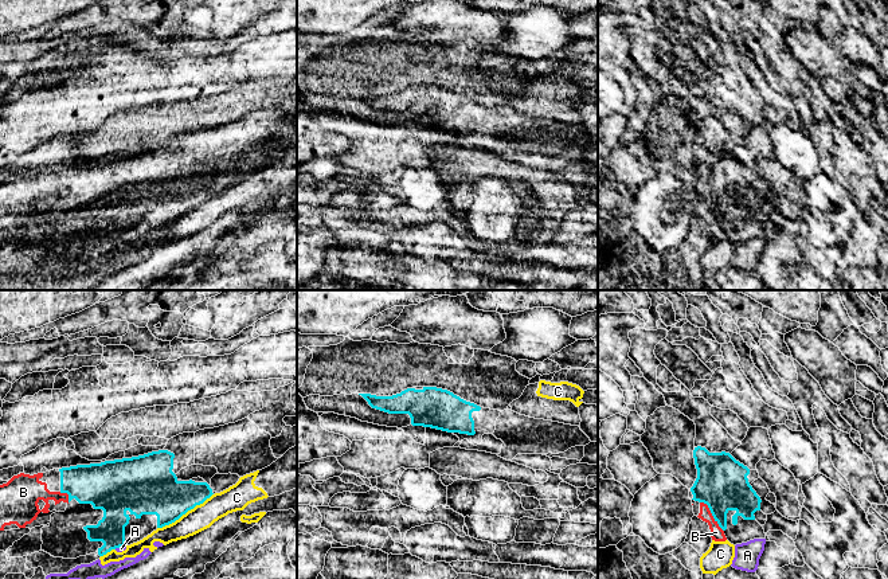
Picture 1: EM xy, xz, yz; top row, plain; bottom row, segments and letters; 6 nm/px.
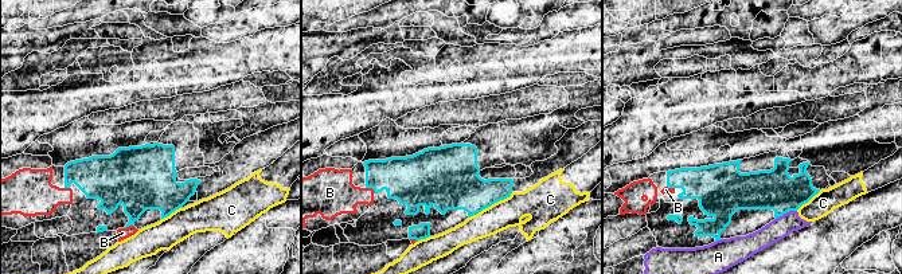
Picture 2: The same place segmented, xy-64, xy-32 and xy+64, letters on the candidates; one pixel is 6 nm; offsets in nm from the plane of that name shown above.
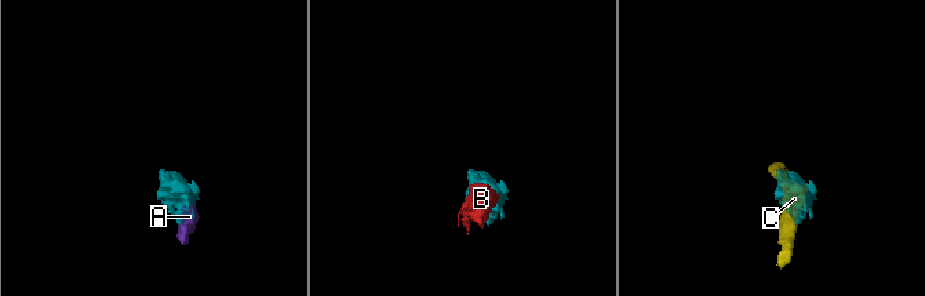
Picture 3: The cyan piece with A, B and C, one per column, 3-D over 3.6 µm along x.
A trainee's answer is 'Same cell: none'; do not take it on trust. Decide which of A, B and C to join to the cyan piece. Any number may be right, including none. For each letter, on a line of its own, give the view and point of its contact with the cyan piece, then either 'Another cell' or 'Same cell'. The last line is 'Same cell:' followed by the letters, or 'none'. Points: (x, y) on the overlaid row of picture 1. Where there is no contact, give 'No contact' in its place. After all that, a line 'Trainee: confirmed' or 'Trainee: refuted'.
A: Touches cyan at xy (118, 547). Another cell
B: Touches cyan at yz (712, 515). Same cell
C: Touches cyan at xy (184, 513). Another cell
Same cell: B
Trainee: refuted

